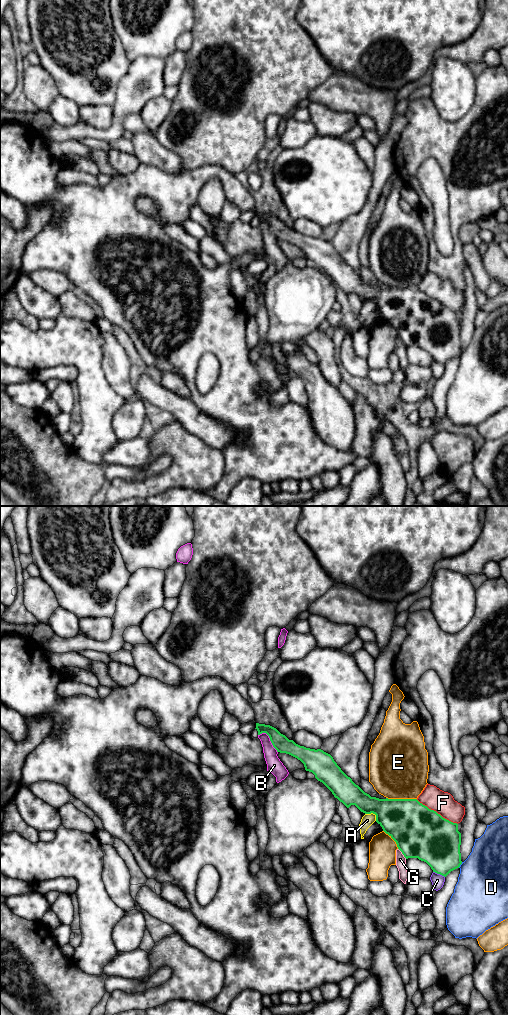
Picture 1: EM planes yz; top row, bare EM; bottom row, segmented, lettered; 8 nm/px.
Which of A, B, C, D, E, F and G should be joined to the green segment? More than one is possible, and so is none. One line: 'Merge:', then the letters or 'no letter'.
Merge: no letter

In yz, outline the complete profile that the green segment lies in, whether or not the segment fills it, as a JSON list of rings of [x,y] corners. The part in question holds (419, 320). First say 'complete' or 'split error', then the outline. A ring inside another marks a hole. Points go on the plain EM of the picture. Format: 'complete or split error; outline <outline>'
complete; outline [[[256,211],[258,223],[266,221],[273,235],[280,241],[289,242],[300,248],[306,259],[312,260],[347,296],[355,293],[365,302],[375,302],[376,310],[397,332],[406,347],[418,346],[426,350],[433,360],[446,365],[462,352],[460,333],[461,321],[458,312],[443,306],[436,299],[429,297],[417,287],[379,287],[371,285],[356,273],[334,249],[333,245],[321,237],[310,237],[296,232],[281,222],[276,216]]]

